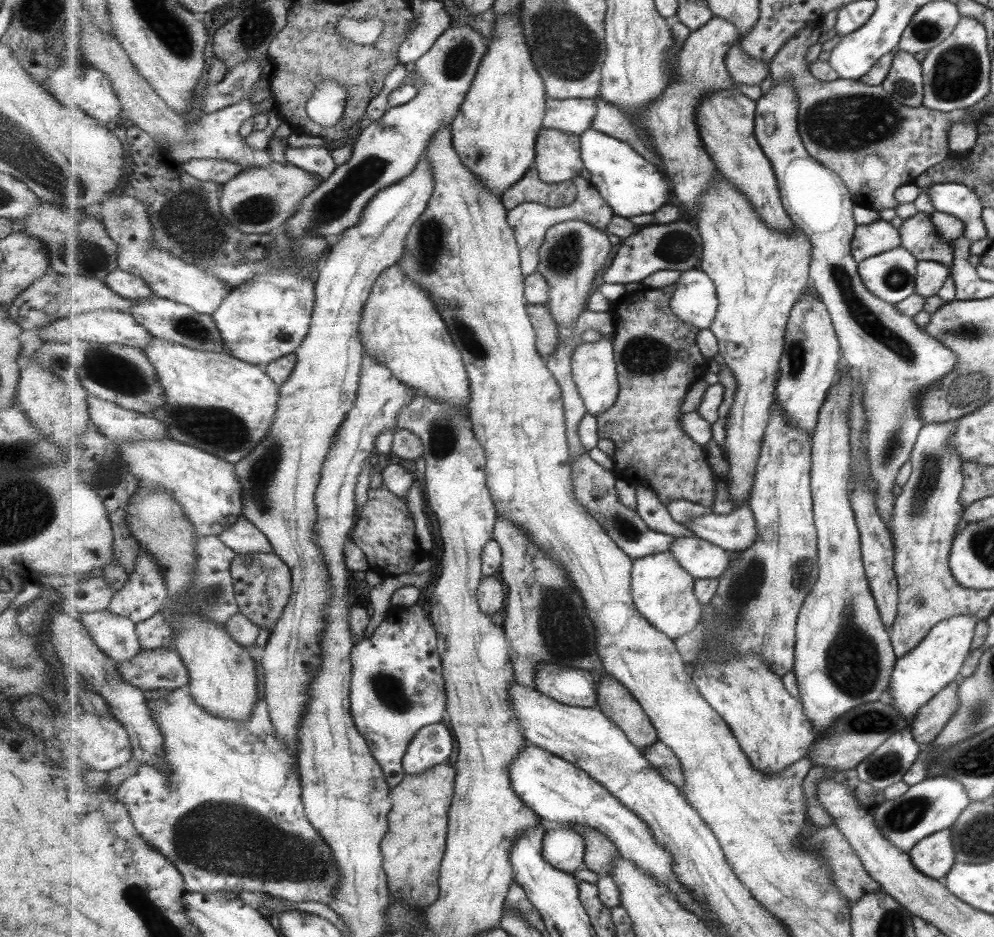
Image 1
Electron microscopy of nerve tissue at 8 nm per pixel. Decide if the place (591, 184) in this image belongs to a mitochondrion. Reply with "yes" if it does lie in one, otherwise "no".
no

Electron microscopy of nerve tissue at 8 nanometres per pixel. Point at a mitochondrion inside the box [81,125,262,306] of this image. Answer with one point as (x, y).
(187, 219)

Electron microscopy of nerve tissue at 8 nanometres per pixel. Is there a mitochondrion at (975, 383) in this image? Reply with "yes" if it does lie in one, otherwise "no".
yes

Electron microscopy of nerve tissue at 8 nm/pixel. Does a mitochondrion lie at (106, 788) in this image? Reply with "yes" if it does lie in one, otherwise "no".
no

